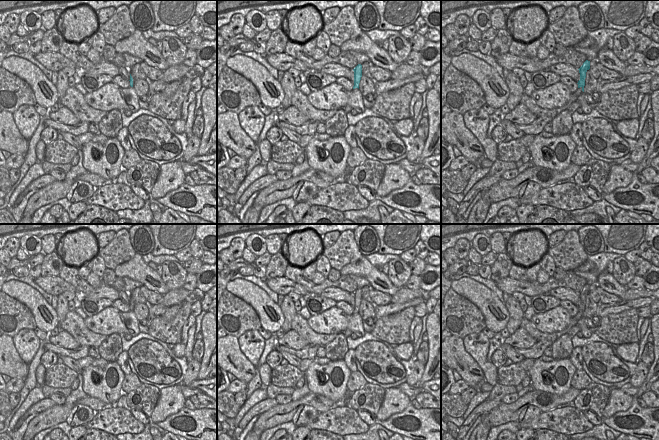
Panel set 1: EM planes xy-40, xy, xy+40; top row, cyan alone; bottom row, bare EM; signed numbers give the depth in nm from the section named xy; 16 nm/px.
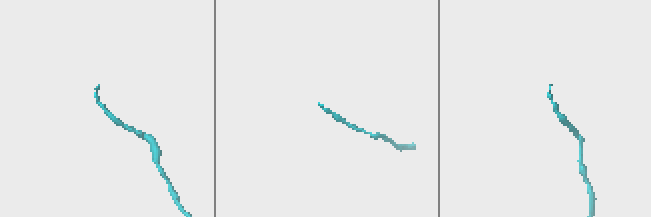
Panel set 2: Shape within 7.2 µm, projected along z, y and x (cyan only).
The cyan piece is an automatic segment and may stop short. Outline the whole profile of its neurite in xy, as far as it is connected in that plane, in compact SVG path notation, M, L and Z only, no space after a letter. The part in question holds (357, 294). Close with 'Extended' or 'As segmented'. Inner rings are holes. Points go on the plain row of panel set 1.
M358 288L353 294L350 296L349 304L353 307L353 313L359 313L359 307L362 301L362 289Z. Extended

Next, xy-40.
M119 291L119 299L125 303L130 305L130 310L133 311L133 302L130 298L130 294L126 291Z. Extended

